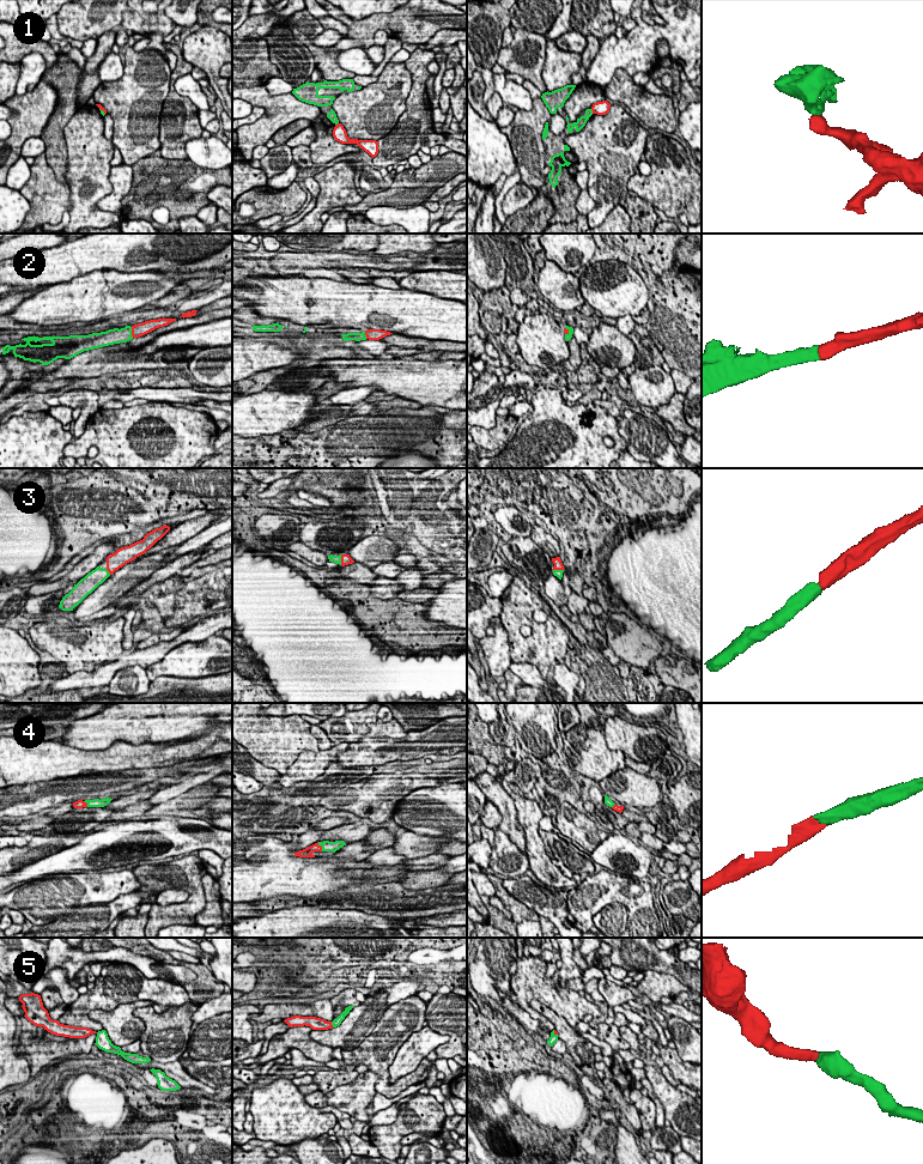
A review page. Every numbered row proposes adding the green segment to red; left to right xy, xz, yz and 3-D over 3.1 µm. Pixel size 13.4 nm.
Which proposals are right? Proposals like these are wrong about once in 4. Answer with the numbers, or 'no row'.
2, 3, 4, 5

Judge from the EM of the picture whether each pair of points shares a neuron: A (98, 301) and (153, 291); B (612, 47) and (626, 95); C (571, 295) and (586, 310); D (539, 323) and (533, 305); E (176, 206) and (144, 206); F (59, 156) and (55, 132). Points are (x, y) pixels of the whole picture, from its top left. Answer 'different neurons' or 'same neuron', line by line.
A: same neuron
B: different neurons
C: different neurons
D: different neurons
E: same neuron
F: same neuron

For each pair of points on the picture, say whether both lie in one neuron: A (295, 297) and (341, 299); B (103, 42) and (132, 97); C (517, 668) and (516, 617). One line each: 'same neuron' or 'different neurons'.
A: same neuron
B: different neurons
C: different neurons

